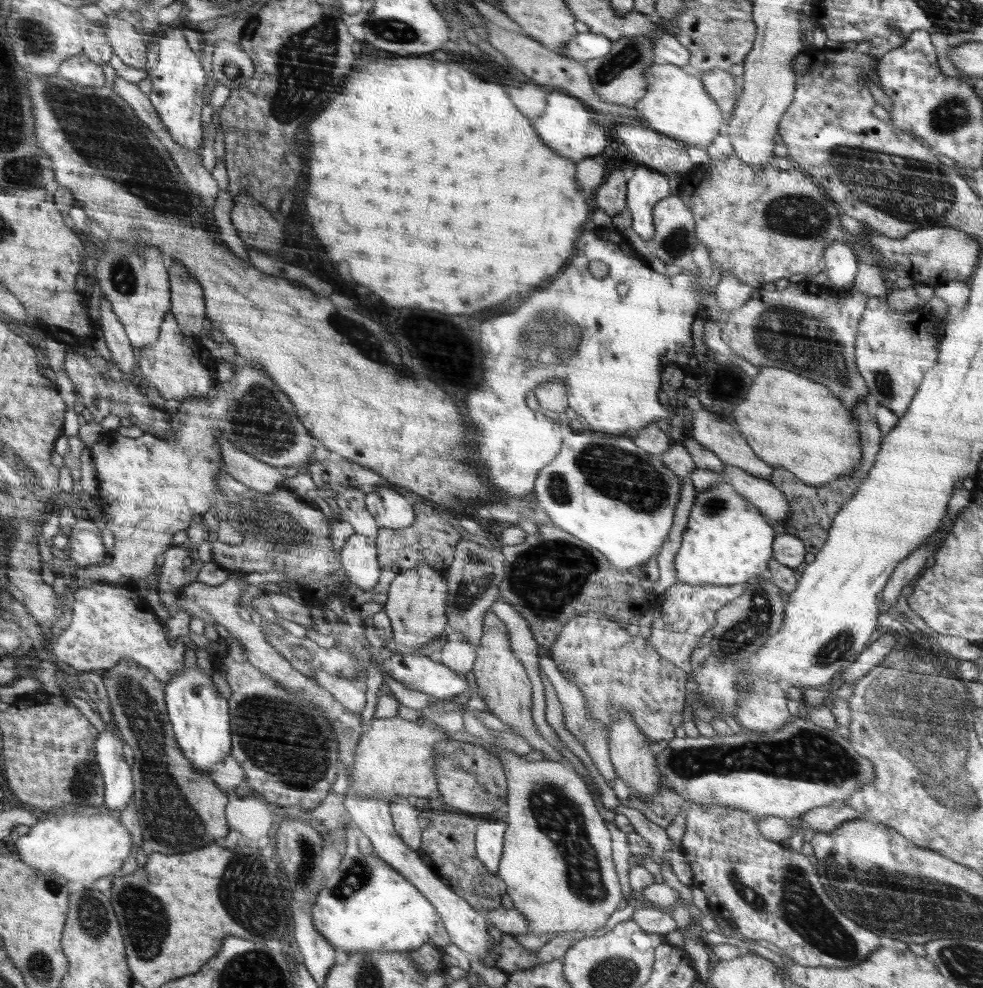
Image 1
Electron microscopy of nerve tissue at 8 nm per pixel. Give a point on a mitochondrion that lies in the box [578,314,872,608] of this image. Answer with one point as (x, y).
(713, 506)

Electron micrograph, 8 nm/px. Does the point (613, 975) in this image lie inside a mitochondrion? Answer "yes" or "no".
yes

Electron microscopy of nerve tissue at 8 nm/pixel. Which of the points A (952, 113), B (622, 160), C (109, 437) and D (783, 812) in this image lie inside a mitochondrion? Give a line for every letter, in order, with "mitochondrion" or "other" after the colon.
A: mitochondrion
B: other
C: other
D: other

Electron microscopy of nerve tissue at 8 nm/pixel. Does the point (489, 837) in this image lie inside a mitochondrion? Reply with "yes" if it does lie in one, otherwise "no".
no

